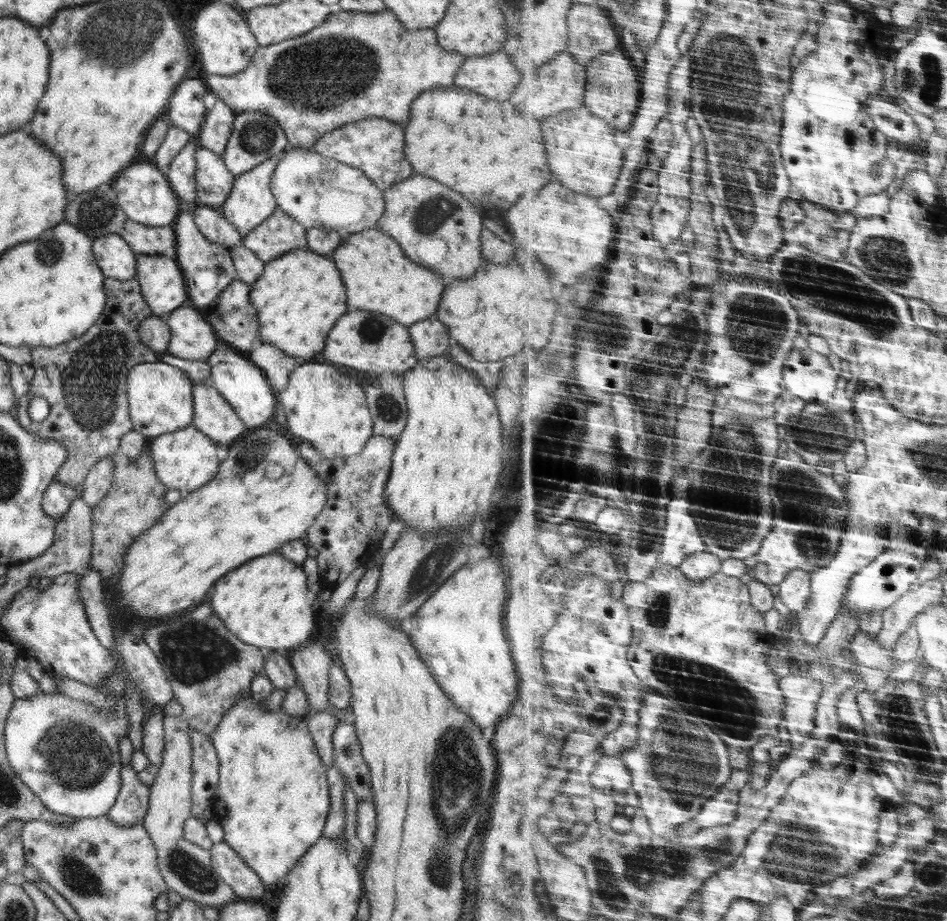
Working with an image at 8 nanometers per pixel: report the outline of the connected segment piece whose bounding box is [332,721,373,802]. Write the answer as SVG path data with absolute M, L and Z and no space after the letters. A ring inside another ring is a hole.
M340 721L336 725L332 740L333 762L348 781L358 801L372 798L370 769L363 759L355 726Z

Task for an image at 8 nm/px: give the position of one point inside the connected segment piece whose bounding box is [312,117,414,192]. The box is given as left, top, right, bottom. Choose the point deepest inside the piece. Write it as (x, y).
(374, 146)

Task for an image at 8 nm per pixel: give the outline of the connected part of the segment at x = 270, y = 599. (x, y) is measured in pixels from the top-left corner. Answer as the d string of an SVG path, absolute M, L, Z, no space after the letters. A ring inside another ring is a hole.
M275 552L251 558L240 567L227 572L216 582L214 594L208 604L234 636L238 636L242 642L260 650L276 650L286 653L292 648L300 648L310 638L310 634L314 630L312 596L306 587L306 575L302 565L291 560L287 561L281 554Z

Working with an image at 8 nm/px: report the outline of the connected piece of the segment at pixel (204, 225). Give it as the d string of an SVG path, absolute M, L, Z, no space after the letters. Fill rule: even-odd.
M198 205L194 210L194 223L198 231L210 242L217 242L228 247L243 244L245 236L226 221L219 208Z

